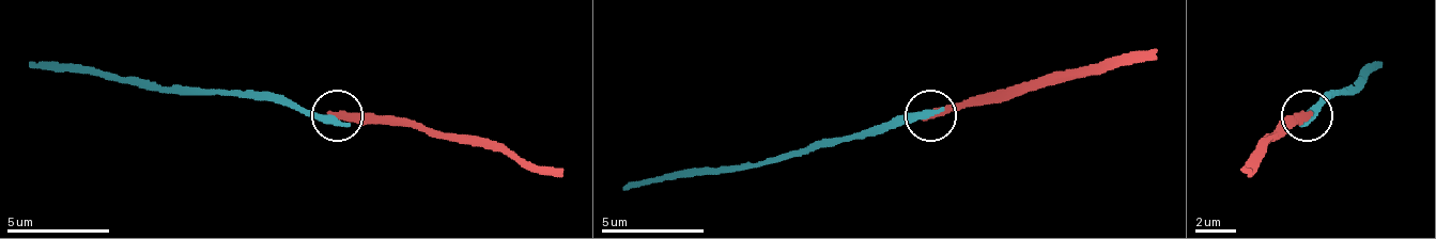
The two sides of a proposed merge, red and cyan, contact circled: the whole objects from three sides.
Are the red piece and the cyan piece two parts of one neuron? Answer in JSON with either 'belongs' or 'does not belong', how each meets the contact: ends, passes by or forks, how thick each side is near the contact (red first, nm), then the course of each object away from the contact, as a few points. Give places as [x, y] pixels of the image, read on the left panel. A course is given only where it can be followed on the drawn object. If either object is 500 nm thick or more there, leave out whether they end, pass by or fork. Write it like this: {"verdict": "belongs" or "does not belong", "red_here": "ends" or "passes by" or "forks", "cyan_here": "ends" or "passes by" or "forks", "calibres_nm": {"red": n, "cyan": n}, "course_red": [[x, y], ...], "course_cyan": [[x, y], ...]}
{"verdict": "does not belong", "red_here": "ends", "cyan_here": "ends", "calibres_nm": {"red": 360, "cyan": 420}, "course_red": [[336, 114], [499, 144], [561, 175]], "course_cyan": [[336, 114], [305, 114], [253, 94], [166, 89], [28, 63]]}

